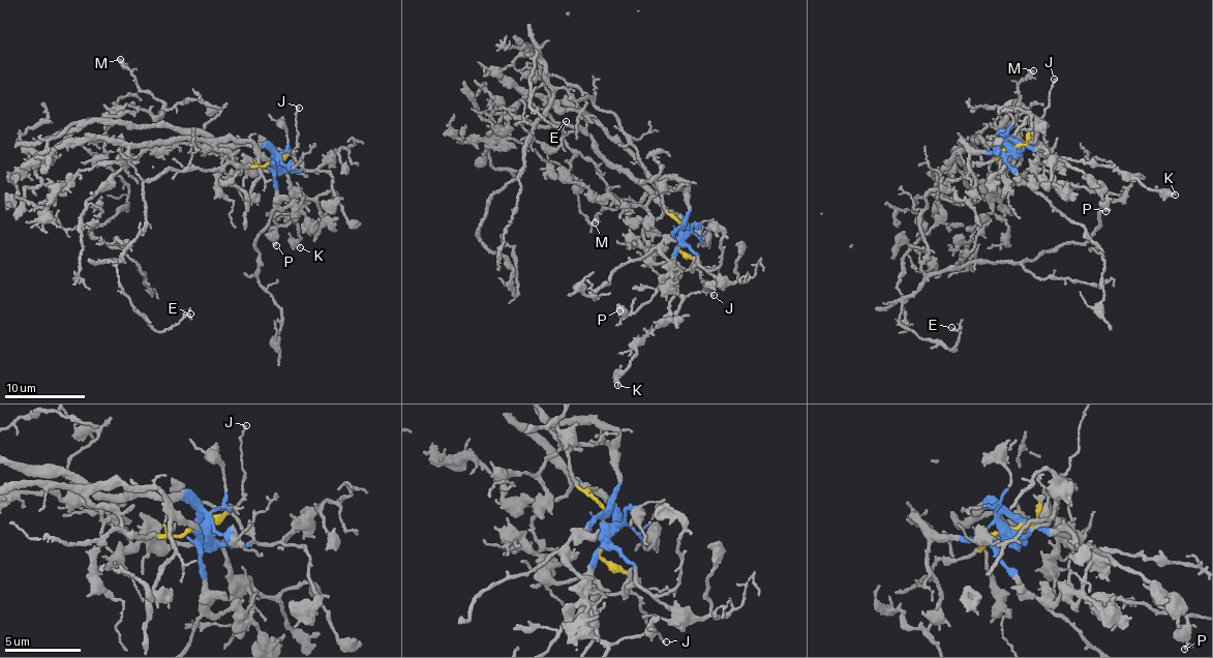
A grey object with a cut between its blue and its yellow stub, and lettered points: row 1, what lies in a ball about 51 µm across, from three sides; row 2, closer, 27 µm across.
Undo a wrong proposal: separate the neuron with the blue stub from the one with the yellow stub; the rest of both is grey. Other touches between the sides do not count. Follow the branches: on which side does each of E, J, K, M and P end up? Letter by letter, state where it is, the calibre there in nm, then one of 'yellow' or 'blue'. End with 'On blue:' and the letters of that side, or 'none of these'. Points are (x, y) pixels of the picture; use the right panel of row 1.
E: at (951, 327); 170 nm thick; yellow
J: at (1054, 79); 120 nm thick; yellow
K: at (1175, 195); 240 nm thick; blue
M: at (1033, 70); 280 nm thick; blue
P: at (1105, 211); 200 nm thick; blue
On blue: K, M, P

